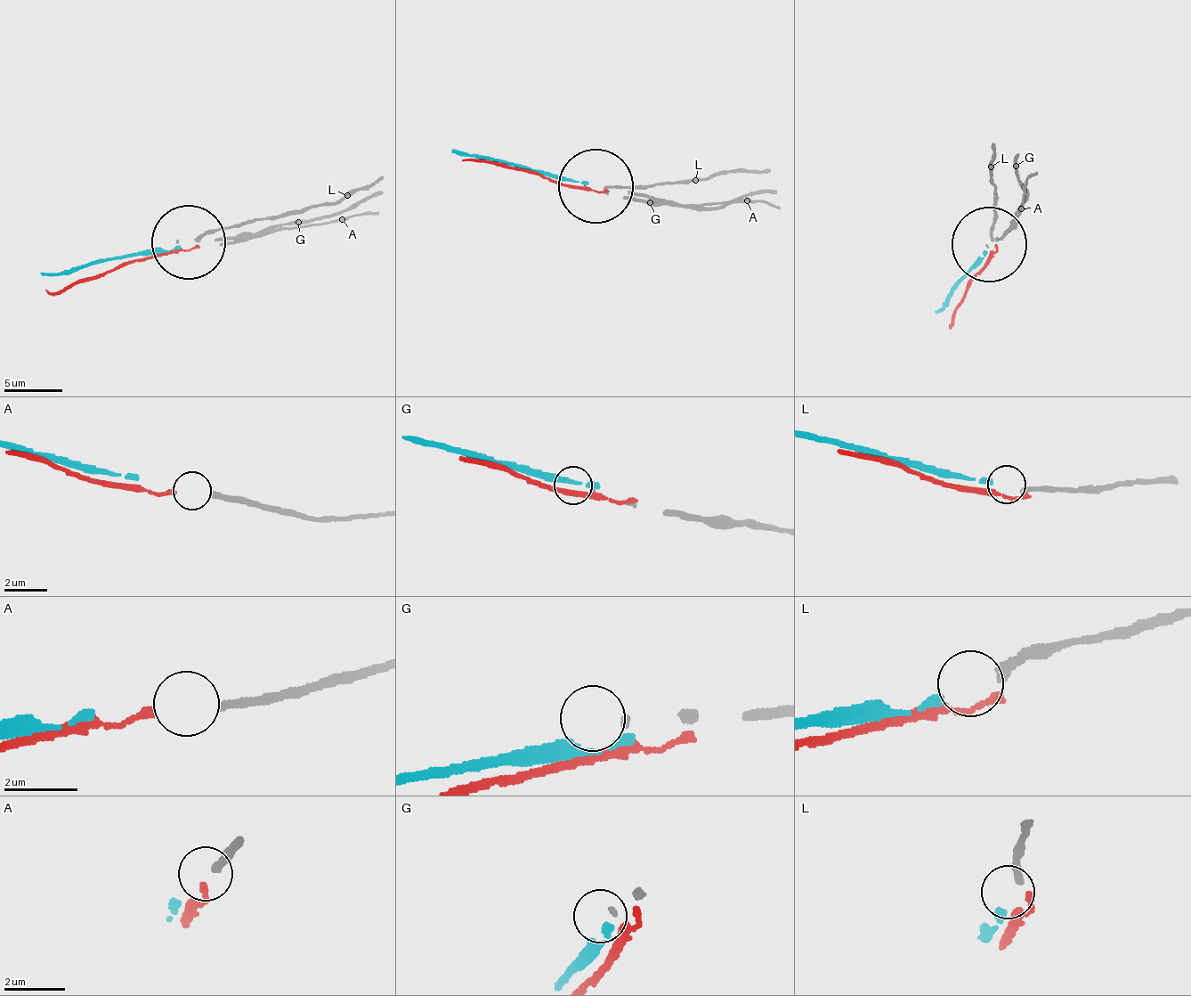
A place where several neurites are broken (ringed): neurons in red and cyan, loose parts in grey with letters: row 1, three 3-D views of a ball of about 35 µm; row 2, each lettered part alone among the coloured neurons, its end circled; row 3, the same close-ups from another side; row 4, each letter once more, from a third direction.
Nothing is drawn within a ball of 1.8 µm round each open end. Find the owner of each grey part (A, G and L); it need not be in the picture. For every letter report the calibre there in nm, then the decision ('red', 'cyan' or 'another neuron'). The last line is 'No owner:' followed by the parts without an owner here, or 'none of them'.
A: calibre 240 nm; red
G: calibre 110 nm; another neuron
L: calibre 240 nm; cyan
No owner: G

